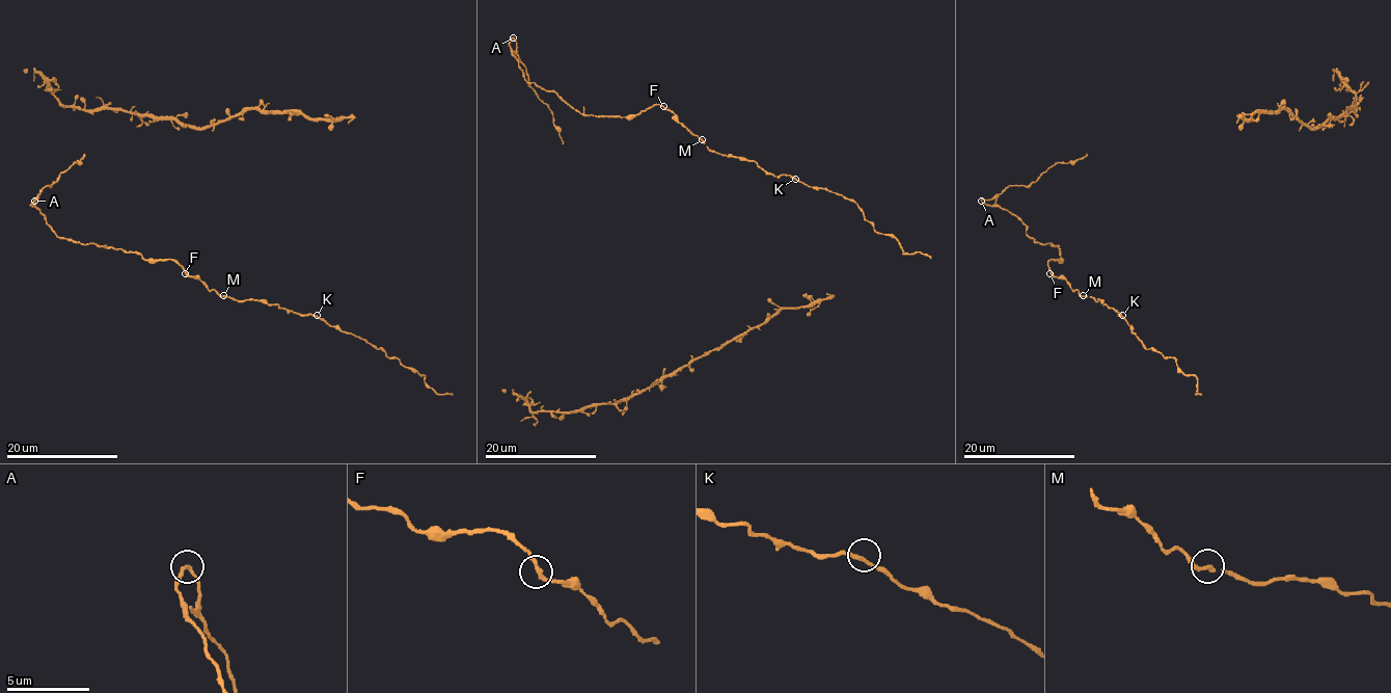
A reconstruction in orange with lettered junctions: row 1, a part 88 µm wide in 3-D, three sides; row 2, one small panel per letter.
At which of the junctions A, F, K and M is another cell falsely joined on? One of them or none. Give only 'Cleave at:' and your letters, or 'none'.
Cleave at: A

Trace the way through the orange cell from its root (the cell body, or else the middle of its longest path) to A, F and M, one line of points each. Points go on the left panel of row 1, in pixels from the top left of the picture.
A: (317, 315), (221, 297), (170, 259), (144, 259), (62, 238), (30, 205), (34, 201)
F: (317, 315), (288, 312), (275, 303), (255, 299), (239, 301), (221, 297), (198, 278), (185, 273)
M: (317, 315), (288, 312), (275, 303), (255, 299), (239, 301), (223, 295)

